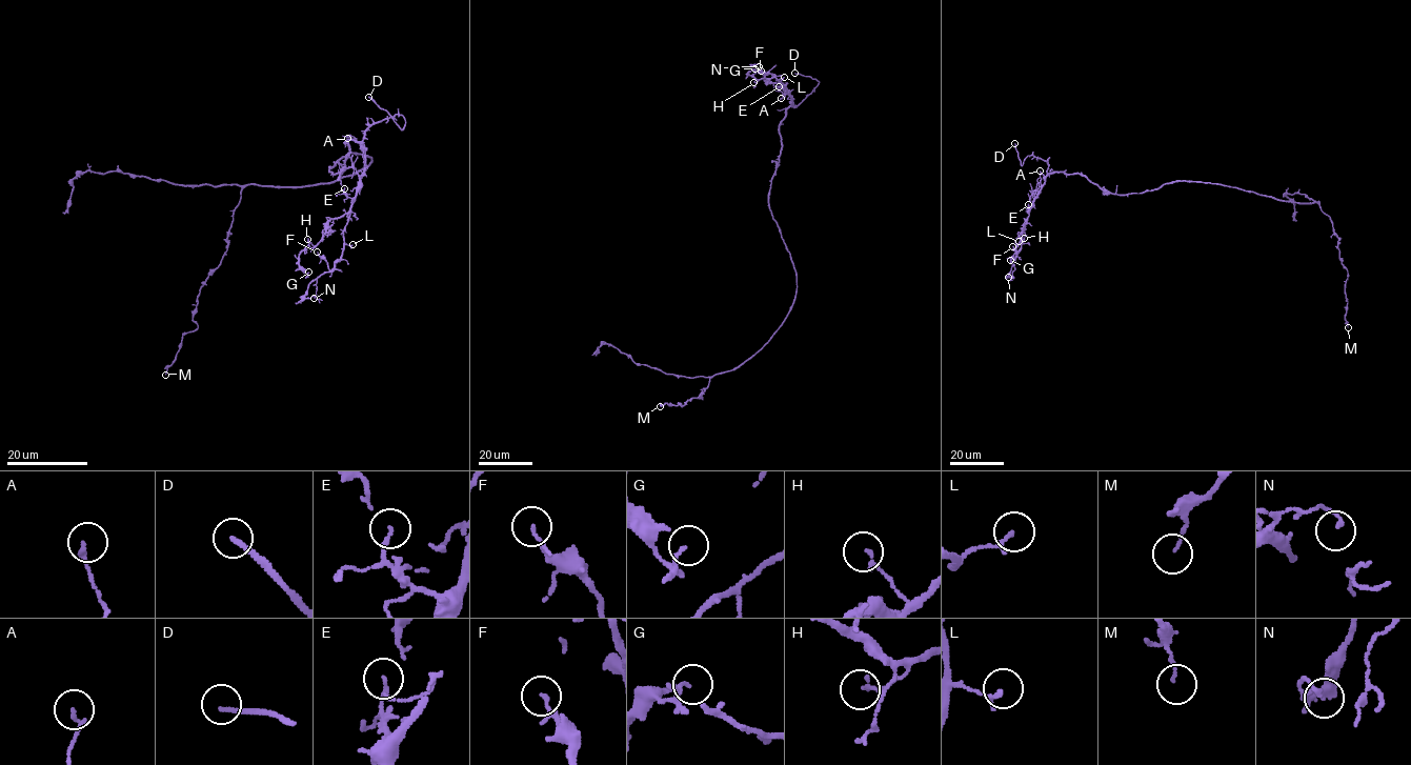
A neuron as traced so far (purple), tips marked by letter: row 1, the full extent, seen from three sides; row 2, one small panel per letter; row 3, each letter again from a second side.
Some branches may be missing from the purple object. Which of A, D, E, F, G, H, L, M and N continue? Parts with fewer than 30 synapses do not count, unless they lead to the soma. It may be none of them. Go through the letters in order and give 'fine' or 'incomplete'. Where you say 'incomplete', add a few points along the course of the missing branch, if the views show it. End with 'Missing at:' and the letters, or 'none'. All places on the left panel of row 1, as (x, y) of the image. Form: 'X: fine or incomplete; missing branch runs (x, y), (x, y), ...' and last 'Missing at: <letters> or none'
A: fine
D: incomplete; missing branch runs (368, 97), (357, 89), (343, 71), (342, 61)
E: fine
F: fine
G: fine
H: fine
L: fine
M: fine
N: fine
Missing at: D

